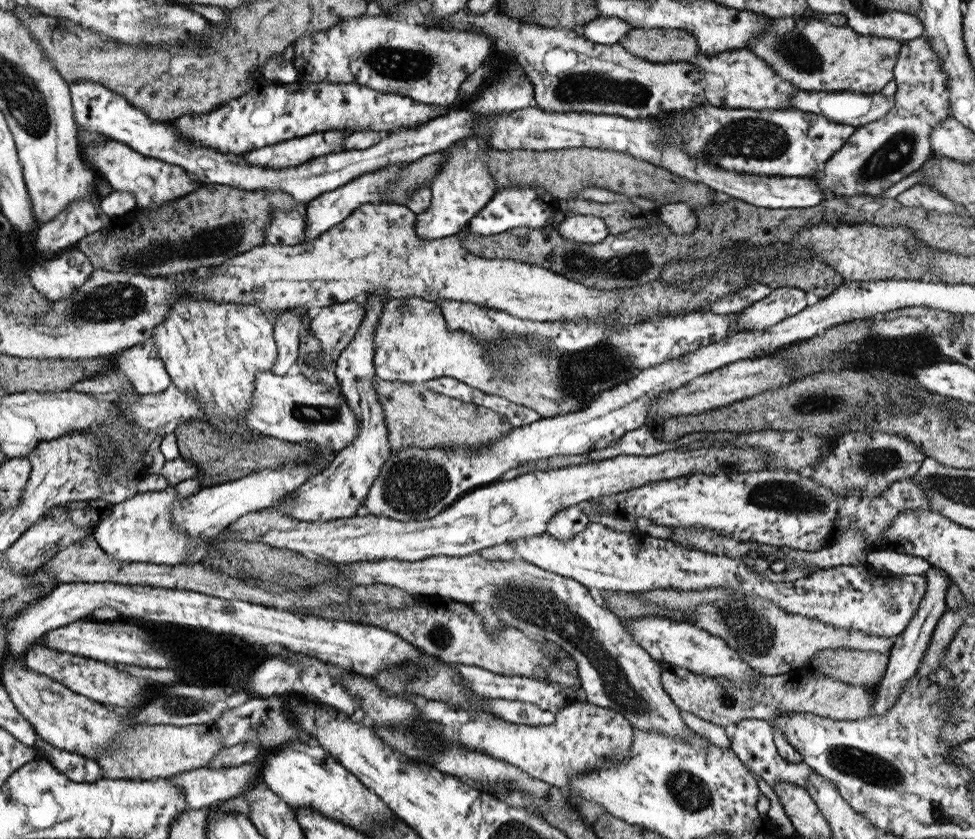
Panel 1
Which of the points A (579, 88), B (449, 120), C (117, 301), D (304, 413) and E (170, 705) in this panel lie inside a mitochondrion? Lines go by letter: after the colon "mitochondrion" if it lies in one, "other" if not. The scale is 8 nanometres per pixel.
A: mitochondrion
B: other
C: mitochondrion
D: mitochondrion
E: mitochondrion

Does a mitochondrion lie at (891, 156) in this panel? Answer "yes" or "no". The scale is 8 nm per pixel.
yes

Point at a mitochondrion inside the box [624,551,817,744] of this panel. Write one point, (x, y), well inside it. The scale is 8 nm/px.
(750, 628)

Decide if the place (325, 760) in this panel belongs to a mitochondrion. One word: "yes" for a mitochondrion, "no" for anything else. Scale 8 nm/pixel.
no

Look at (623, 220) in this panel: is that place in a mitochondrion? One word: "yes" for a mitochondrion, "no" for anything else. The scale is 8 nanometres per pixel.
yes

